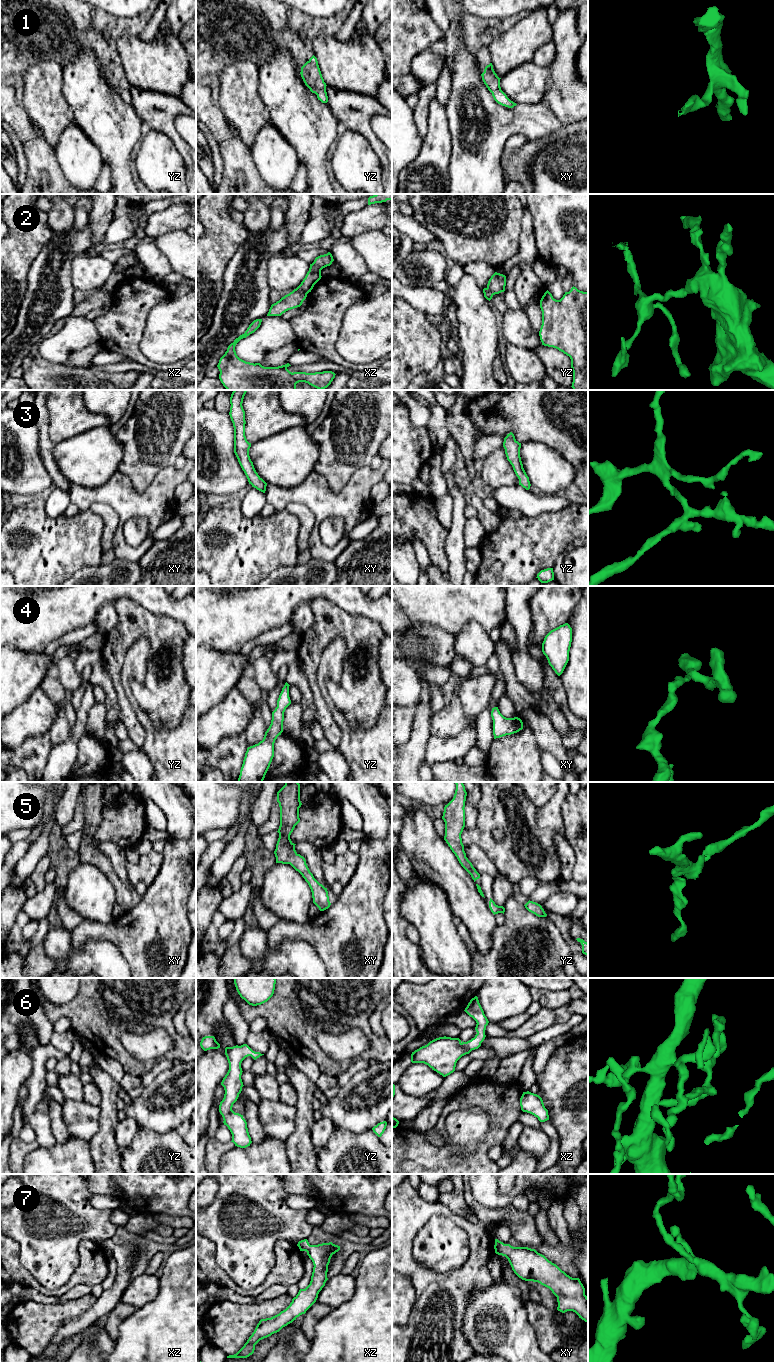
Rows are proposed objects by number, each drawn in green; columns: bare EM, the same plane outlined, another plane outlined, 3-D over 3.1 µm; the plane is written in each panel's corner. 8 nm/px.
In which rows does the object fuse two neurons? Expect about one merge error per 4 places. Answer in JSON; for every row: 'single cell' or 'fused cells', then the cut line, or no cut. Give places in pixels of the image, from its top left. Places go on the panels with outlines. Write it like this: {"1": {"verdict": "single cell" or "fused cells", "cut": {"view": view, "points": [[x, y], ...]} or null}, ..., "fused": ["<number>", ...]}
{"1": {"verdict": "single cell", "cut": null}, "2": {"verdict": "fused cells", "cut": {"view": "xz", "points": [[295, 289], [306, 294]]}}, "3": {"verdict": "single cell", "cut": null}, "4": {"verdict": "single cell", "cut": null}, "5": {"verdict": "single cell", "cut": null}, "6": {"verdict": "single cell", "cut": null}, "7": {"verdict": "single cell", "cut": null}, "fused": ["2"]}

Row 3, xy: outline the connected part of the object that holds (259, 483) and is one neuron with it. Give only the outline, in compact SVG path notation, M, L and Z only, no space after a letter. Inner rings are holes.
M234 390L230 397L230 418L234 427L234 453L244 471L249 484L265 493L267 483L256 472L249 456L249 443L245 436L245 411L242 403L247 390Z

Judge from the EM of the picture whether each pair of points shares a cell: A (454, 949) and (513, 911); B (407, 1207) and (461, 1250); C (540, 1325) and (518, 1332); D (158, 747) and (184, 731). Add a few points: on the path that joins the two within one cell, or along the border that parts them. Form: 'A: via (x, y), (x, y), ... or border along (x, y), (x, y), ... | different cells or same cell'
A: border along (456, 926), (456, 930), (470, 955), (472, 964) | different cells
B: border along (450, 1217), (432, 1216), (420, 1228), (413, 1241) | different cells
C: border along (526, 1311), (541, 1349) | different cells
D: via (164, 747), (168, 747), (178, 737) | same cell

